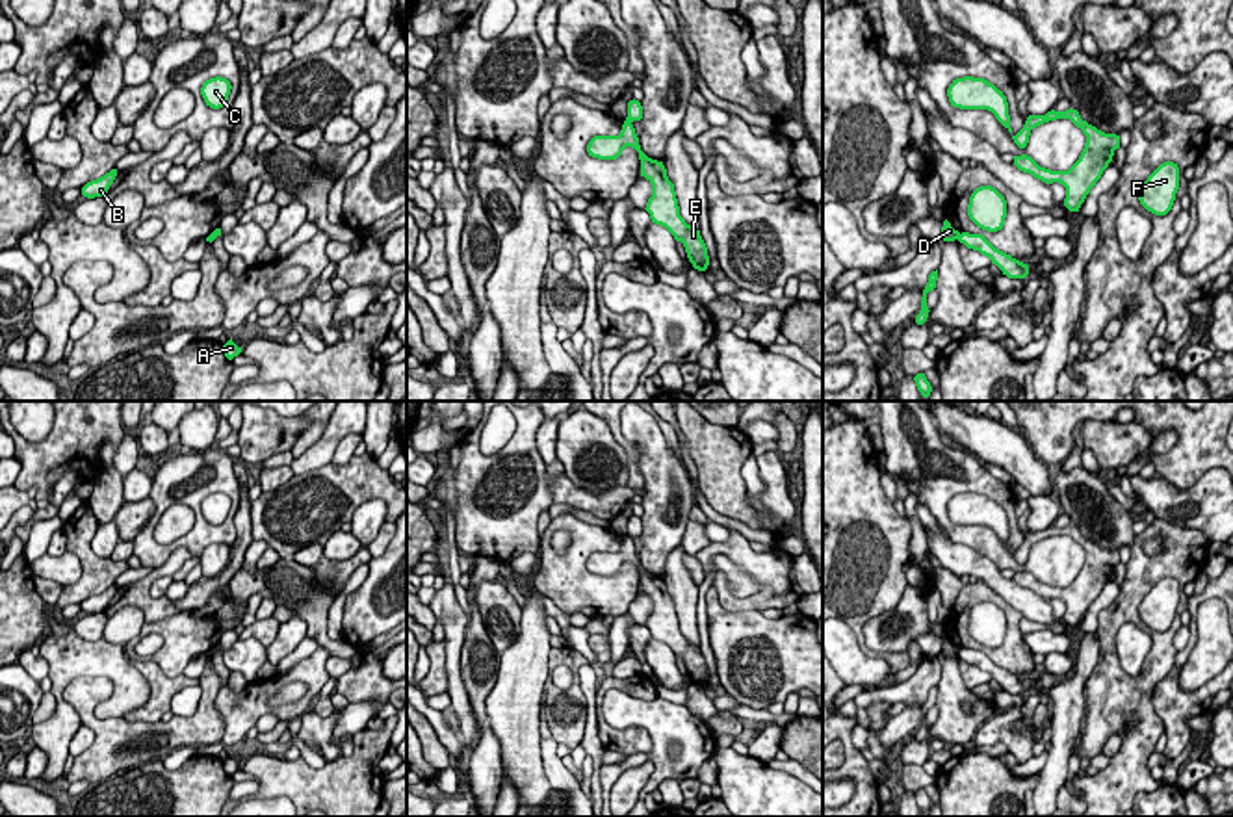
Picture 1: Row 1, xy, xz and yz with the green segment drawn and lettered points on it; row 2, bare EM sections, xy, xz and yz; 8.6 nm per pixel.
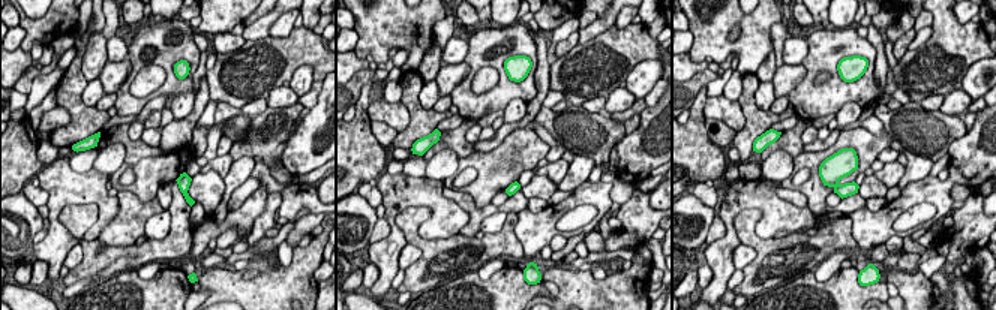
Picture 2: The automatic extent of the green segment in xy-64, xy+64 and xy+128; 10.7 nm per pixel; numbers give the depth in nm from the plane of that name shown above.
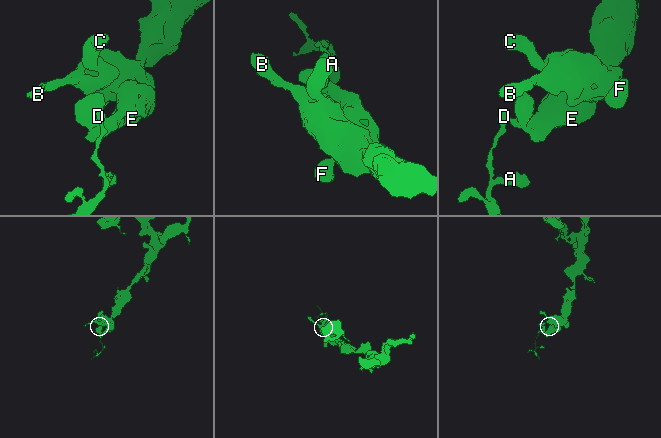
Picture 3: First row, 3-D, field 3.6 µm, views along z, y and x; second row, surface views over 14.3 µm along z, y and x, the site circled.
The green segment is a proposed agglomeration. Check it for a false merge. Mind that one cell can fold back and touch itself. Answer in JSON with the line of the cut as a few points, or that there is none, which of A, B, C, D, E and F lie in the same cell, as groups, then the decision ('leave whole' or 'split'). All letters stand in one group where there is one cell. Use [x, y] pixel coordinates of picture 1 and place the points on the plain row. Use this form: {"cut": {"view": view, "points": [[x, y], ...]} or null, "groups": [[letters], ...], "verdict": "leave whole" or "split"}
{"cut": {"view": "xz", "points": [[626, 535], [630, 539]]}, "groups": [["A", "D"], ["B", "C", "E", "F"]], "verdict": "split"}

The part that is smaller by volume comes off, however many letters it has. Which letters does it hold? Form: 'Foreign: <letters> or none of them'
Foreign: A, D

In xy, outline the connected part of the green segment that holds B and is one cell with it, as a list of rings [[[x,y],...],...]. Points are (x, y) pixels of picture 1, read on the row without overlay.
[[[111,585],[104,592],[87,598],[82,603],[82,611],[87,615],[104,613],[108,609],[110,602],[113,600],[115,592],[117,592],[117,585]]]

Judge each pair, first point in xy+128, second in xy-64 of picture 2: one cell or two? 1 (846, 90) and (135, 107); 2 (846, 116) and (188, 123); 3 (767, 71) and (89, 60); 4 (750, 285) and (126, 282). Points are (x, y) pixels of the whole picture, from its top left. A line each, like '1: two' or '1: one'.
1: one
2: two
3: one
4: two

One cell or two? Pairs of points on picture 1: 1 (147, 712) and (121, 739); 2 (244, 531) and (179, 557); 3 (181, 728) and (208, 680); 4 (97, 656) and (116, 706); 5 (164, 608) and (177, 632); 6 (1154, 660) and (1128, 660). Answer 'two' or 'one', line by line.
1: two
2: two
3: one
4: one
5: two
6: two

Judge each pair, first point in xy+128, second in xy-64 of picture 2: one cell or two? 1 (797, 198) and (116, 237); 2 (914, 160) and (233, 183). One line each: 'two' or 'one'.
1: one
2: one

